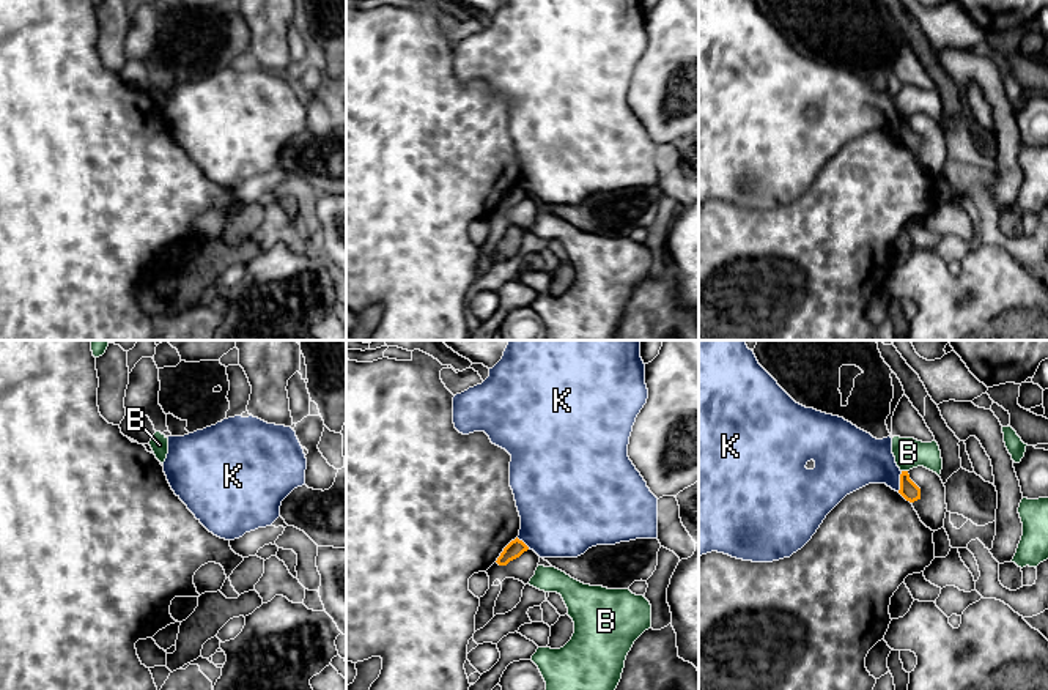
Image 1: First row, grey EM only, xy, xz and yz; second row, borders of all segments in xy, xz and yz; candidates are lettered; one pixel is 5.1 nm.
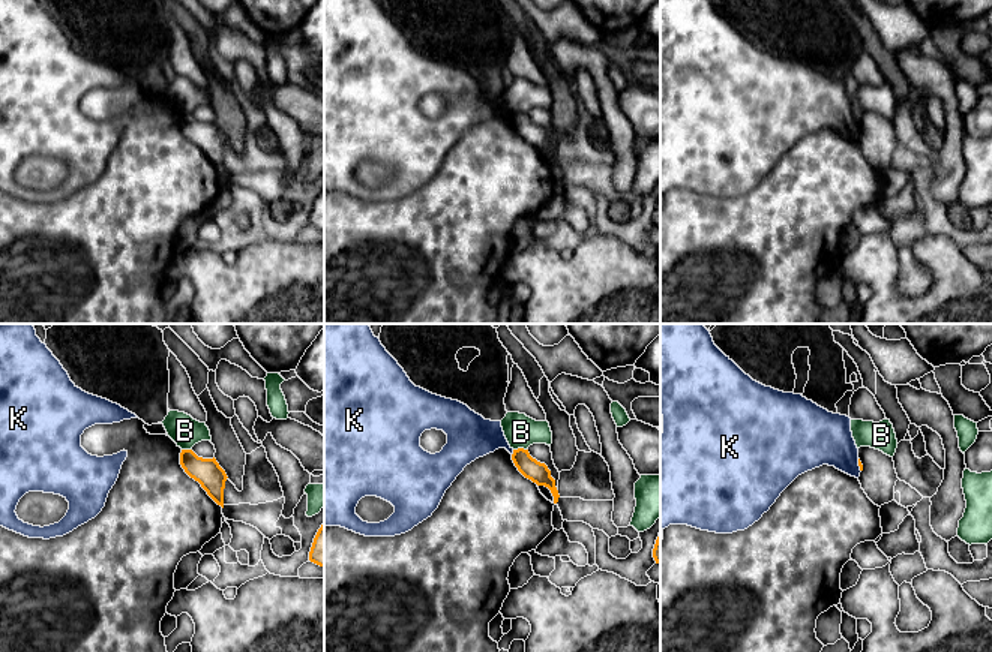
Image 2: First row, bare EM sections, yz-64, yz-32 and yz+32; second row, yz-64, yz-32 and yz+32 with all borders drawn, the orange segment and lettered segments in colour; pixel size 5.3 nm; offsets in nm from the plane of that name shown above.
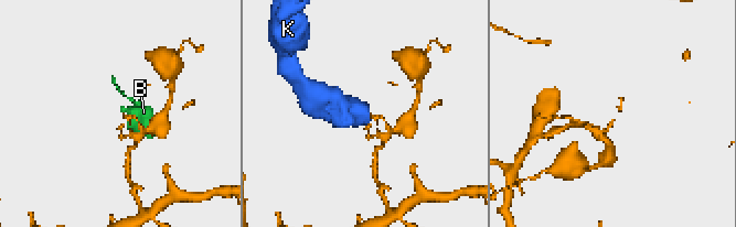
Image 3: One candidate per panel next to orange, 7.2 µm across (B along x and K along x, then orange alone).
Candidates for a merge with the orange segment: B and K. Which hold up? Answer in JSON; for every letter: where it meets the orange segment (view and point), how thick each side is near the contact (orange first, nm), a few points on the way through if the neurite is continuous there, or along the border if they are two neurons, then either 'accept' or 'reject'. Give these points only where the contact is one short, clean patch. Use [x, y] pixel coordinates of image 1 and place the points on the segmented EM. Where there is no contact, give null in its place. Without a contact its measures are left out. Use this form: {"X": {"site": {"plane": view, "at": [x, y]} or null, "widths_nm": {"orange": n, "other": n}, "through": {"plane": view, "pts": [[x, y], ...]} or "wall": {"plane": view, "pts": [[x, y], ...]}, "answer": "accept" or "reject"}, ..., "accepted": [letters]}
{"B": {"site": {"plane": "yz", "at": [905, 471]}, "widths_nm": {"orange": 90, "other": 150}, "answer": "reject"}, "K": {"site": {"plane": "yz", "at": [900, 481]}, "widths_nm": {"orange": 90, "other": 280}, "answer": "reject"}, "accepted": []}

